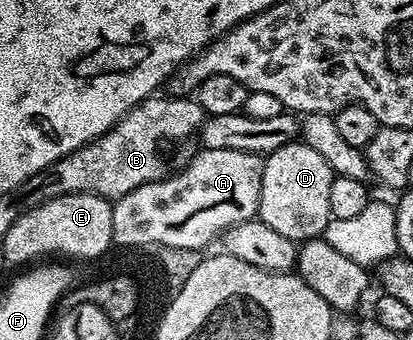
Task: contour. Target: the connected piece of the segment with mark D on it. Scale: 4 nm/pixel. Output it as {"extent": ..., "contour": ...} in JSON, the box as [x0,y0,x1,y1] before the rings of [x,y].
{"extent":[258,140,336,243],"contour":[[[301,140],[272,151],[262,167],[262,194],[258,204],[258,217],[272,231],[284,235],[289,241],[301,243],[321,238],[332,218],[328,211],[328,190],[336,176],[332,167]]]}

